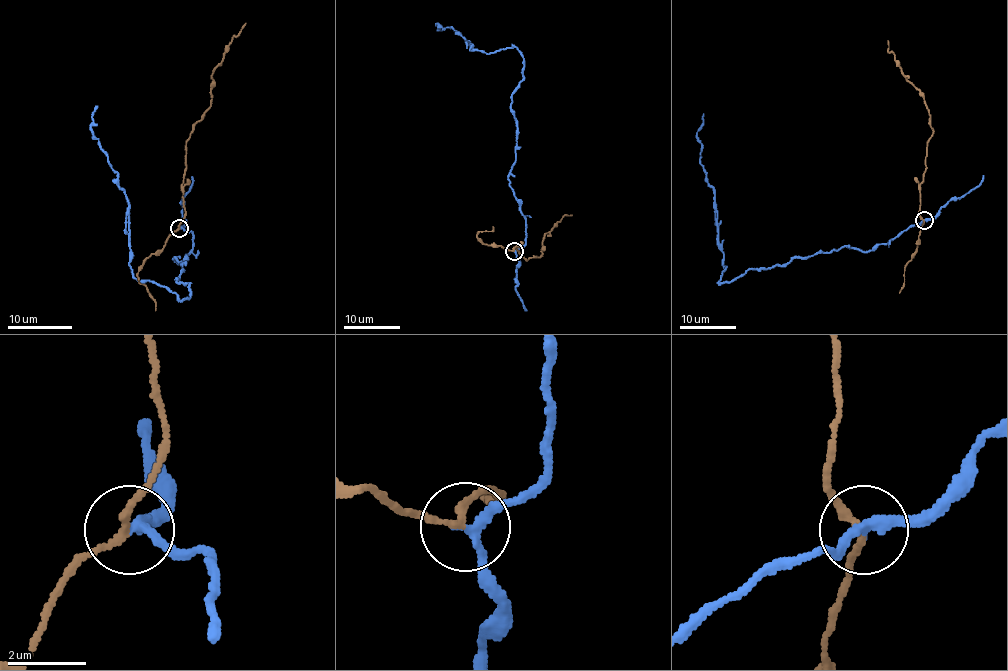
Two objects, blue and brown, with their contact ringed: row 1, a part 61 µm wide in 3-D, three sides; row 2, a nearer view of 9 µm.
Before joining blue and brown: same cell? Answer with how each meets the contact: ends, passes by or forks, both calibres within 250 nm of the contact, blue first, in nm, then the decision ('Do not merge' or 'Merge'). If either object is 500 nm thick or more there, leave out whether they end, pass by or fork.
At the ring blue passes by. At the ring brown passes by. Thickness 220 nm (blue) against 170 nm. Do not merge

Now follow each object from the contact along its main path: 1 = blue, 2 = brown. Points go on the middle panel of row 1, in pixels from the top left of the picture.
1: (513, 251), (526, 237), (508, 179), (523, 58), (515, 47), (472, 50), (437, 24), (442, 30)
2: (513, 251), (518, 246), (526, 260), (540, 256), (543, 236), (565, 214), (572, 214)

